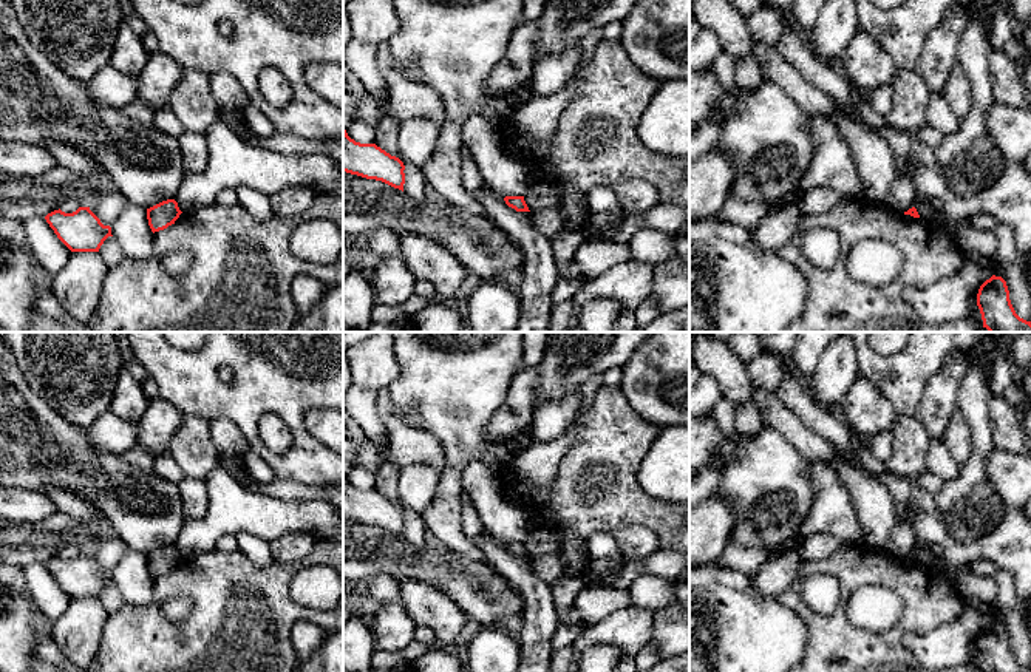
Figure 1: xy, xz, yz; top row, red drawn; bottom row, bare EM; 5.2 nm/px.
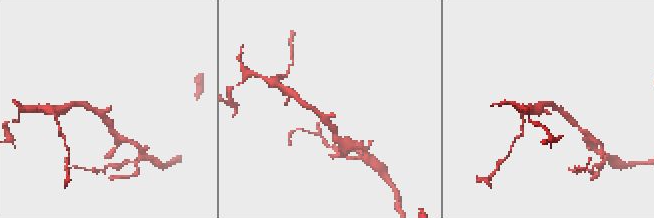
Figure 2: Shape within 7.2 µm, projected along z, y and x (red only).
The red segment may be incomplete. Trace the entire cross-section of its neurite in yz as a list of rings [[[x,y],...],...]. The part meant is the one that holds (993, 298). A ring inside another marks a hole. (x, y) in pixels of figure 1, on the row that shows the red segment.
[[[992,275],[977,294],[983,328],[989,332],[1031,332],[1031,321],[1020,318],[1009,300],[1006,281]]]

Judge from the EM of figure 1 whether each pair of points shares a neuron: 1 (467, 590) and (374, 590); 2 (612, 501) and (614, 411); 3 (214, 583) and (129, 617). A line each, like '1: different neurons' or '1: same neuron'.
1: different neurons
2: same neuron
3: same neuron

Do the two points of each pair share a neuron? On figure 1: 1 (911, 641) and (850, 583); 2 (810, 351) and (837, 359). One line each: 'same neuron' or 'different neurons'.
1: different neurons
2: different neurons

